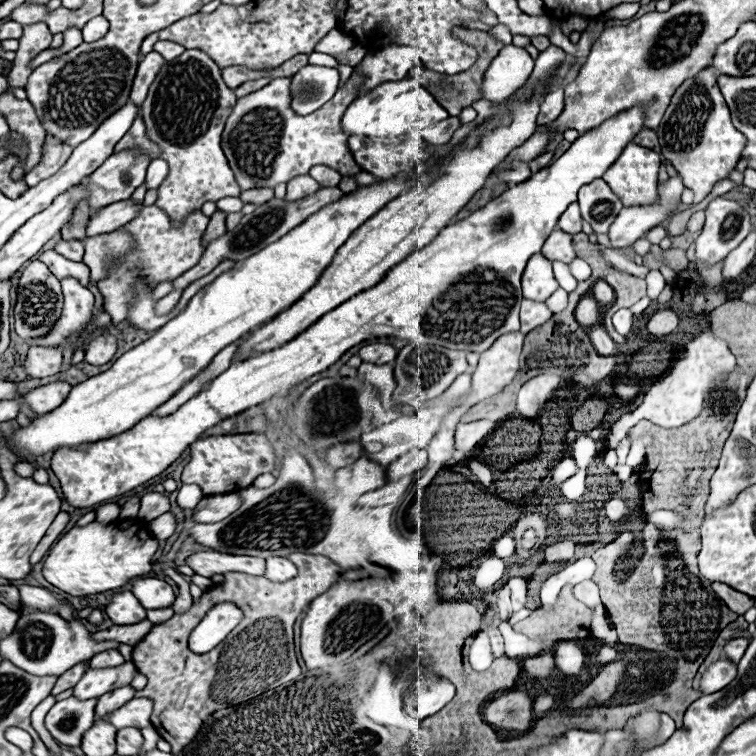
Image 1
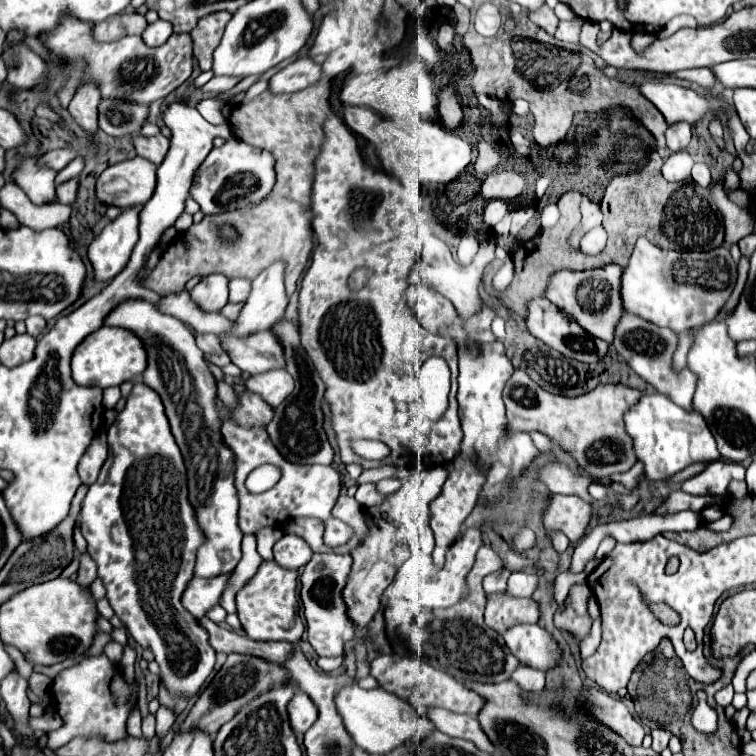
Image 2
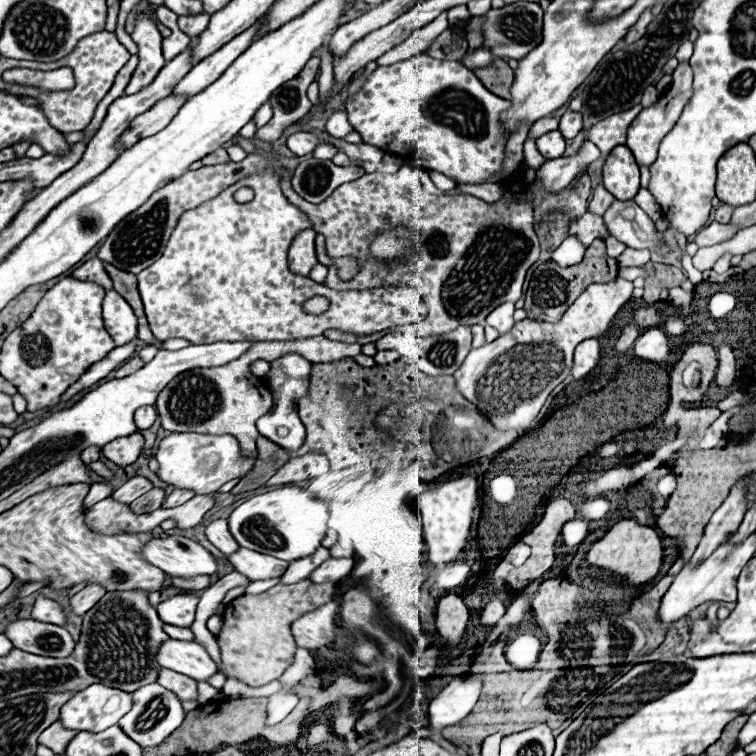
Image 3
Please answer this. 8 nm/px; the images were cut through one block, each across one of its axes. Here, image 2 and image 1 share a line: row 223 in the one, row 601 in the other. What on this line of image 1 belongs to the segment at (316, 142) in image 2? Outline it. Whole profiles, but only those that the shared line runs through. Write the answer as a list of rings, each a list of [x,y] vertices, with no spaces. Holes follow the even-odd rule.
[[[296,552],[290,560],[294,560],[298,574],[282,584],[274,584],[264,576],[228,572],[226,584],[212,586],[186,614],[174,614],[166,624],[154,626],[150,634],[134,646],[132,662],[138,672],[148,678],[146,688],[138,690],[136,696],[146,696],[154,702],[150,720],[160,736],[170,742],[172,754],[178,754],[186,744],[190,744],[190,740],[194,740],[202,722],[212,712],[252,700],[262,692],[274,690],[278,684],[294,682],[300,676],[292,644],[292,626],[302,610],[308,608],[310,600],[330,588],[330,584],[342,574],[342,568],[320,554]],[[220,602],[236,604],[244,612],[244,618],[214,650],[194,654],[188,648],[188,638],[204,618],[204,606]]]

